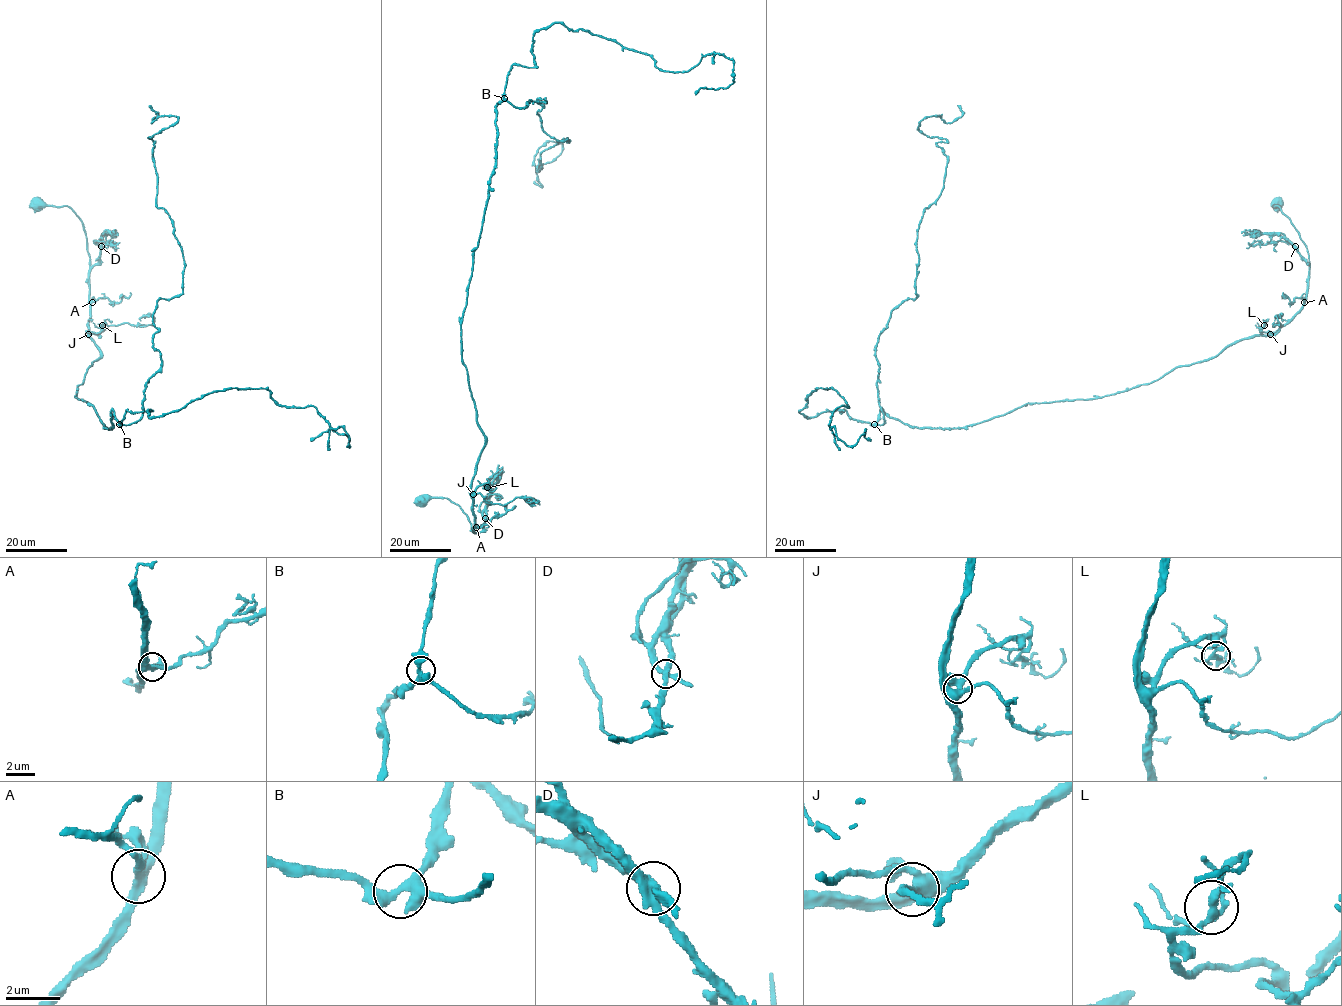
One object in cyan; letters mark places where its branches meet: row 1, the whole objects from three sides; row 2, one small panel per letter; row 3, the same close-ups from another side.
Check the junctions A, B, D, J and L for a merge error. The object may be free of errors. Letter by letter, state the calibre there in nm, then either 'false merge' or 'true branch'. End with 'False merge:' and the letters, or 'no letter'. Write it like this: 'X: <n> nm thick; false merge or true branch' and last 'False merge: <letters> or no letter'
A: 340 nm thick; true branch
B: 360 nm thick; true branch
D: 400 nm thick; false merge
J: 440 nm thick; true branch
L: 260 nm thick; true branch
False merge: D

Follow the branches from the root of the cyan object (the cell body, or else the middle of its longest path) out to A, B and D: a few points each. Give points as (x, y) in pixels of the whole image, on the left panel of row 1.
A: (36, 203), (67, 206), (81, 220), (89, 257), (92, 302)
B: (36, 203), (67, 206), (81, 220), (86, 335), (100, 356), (76, 397), (105, 428), (112, 409), (119, 424)
D: (36, 203), (67, 206), (75, 214), (85, 233), (92, 265), (98, 262), (101, 247)

